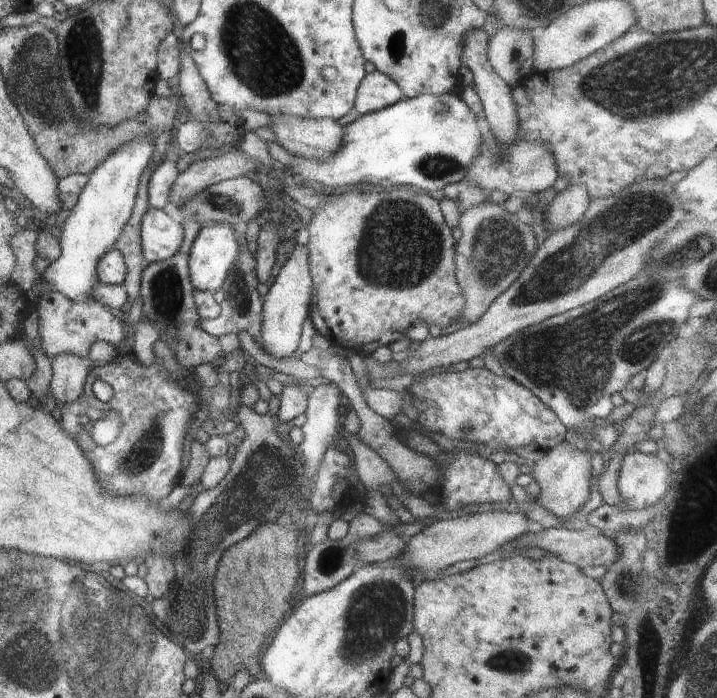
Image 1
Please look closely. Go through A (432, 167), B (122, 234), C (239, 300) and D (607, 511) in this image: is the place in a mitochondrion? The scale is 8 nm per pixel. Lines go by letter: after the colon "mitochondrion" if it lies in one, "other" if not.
A: mitochondrion
B: other
C: mitochondrion
D: other

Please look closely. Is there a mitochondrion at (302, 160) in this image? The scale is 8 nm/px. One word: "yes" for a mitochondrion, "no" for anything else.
no

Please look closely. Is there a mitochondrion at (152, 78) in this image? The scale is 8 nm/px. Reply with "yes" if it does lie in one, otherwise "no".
no

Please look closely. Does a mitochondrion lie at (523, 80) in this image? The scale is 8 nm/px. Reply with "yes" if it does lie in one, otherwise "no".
no

